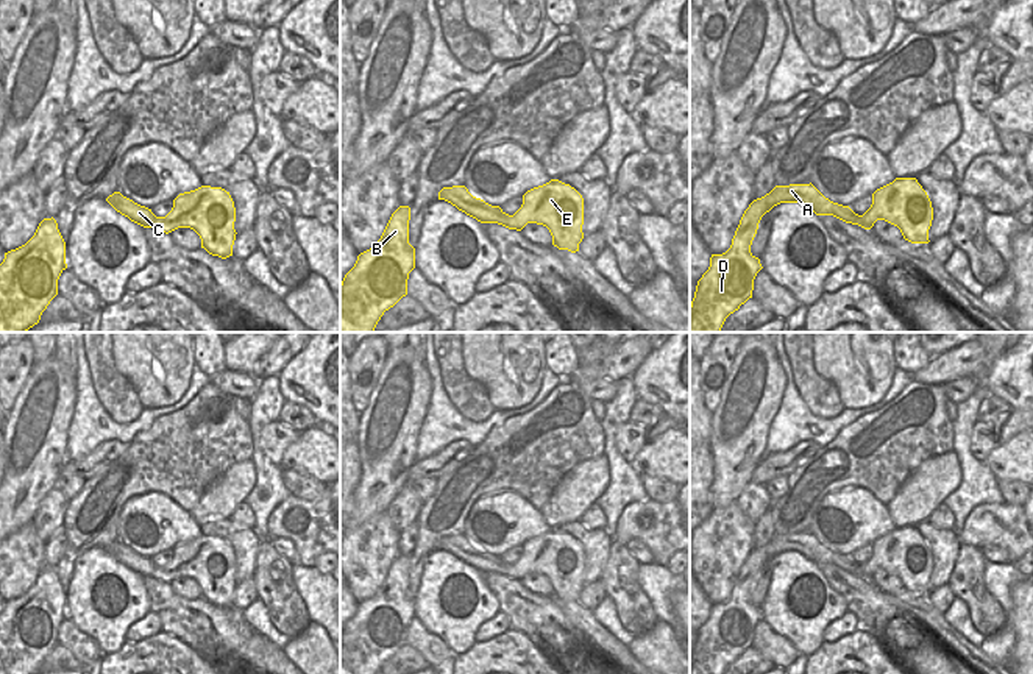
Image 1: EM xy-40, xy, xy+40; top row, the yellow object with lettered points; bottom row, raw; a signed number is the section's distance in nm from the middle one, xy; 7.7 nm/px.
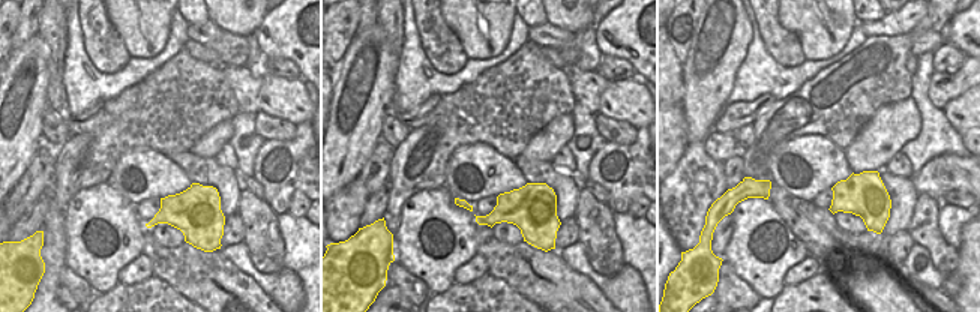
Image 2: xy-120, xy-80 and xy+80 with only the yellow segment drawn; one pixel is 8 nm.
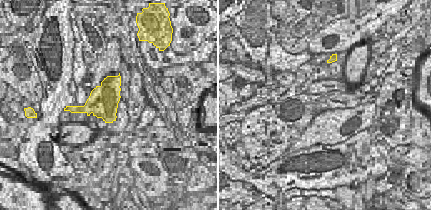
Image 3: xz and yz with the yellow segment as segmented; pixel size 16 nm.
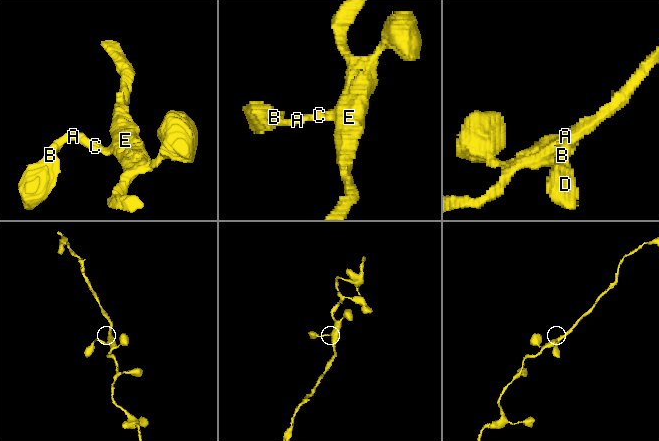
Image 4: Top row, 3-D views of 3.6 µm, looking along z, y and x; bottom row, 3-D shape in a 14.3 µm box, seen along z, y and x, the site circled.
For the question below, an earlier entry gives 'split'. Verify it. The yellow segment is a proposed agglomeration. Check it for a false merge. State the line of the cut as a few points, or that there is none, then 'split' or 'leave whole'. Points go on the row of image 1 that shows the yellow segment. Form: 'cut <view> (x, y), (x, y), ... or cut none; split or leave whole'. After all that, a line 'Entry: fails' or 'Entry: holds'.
cut none; leave whole
Entry: fails

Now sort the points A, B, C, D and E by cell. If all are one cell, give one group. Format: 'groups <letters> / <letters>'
groups A B C D E

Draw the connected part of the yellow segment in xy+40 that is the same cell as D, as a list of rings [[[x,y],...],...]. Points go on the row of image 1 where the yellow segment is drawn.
[[[896,178],[877,189],[863,215],[830,201],[811,183],[776,186],[744,211],[730,248],[722,254],[712,254],[710,267],[698,281],[690,306],[690,332],[719,332],[726,318],[752,298],[754,279],[763,267],[751,253],[751,245],[761,217],[780,203],[799,203],[816,215],[833,215],[864,229],[885,220],[897,226],[911,243],[930,242],[933,208],[916,178]]]

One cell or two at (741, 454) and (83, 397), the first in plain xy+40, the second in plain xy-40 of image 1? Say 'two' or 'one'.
two

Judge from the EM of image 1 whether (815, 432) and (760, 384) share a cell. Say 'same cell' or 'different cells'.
different cells

